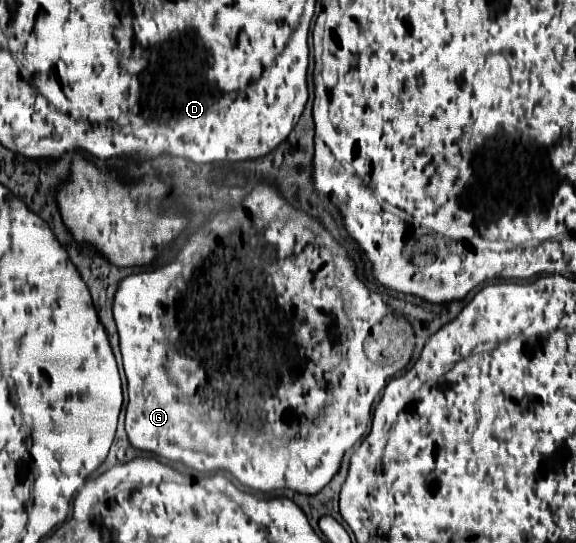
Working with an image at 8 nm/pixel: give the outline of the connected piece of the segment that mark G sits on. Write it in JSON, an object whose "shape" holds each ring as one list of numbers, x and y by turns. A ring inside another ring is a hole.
{"shape":[[259,183,253,189,253,193,249,193,245,197,241,209,235,209,231,213,213,215,211,221,207,223,207,227,201,229,199,233,195,233,185,243,183,251,179,253,179,257,171,265,157,269,157,271,129,275,127,279,123,279,119,283,117,293,115,293,113,315,115,315,115,323,117,323,117,331,119,331,119,345,121,345,123,367,125,367,125,375,127,375,129,402,126,408,125,429,127,429,131,445,141,451,157,453,169,461,181,461,183,465,193,467,201,473,225,469,243,485,257,489,257,491,263,491,263,493,269,493,273,489,293,489,293,491,305,493,305,495,319,493,331,481,331,477,339,471,343,453,347,449,351,449,357,443,357,439,361,439,365,435,367,425,371,421,371,405,373,405,375,397,383,391,387,381,409,363,411,351,413,351,411,325,399,313,391,311,381,301,381,297,377,293,371,293,355,277,353,263,345,257,343,249,331,239,331,235,319,223,315,223,309,215,305,215,299,209,293,209,279,195,279,191,269,183],[169,307,177,309,177,325,181,329,179,343,177,343,177,347,173,345,171,349,165,345,165,331,163,331,163,323,161,323,161,317,167,313],[375,329,377,329,377,355,373,361,371,357,365,355,365,349,369,349,367,341,371,339],[167,353,175,353,173,363,167,361,169,359],[183,359,187,361,185,367,181,363],[267,415,277,415,277,419,281,419,285,423,285,431,291,427,291,435,269,437,267,429,265,429],[297,425,299,425,299,435,295,435]]}

